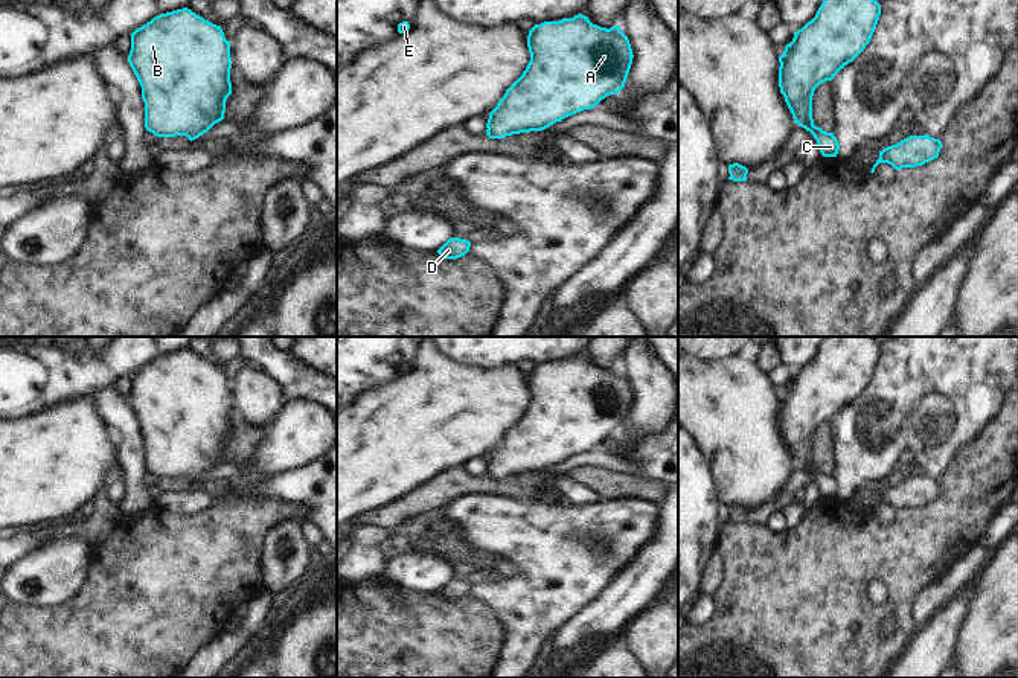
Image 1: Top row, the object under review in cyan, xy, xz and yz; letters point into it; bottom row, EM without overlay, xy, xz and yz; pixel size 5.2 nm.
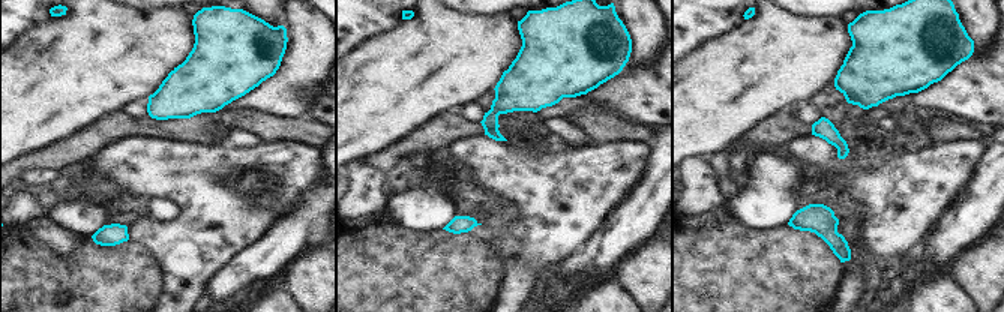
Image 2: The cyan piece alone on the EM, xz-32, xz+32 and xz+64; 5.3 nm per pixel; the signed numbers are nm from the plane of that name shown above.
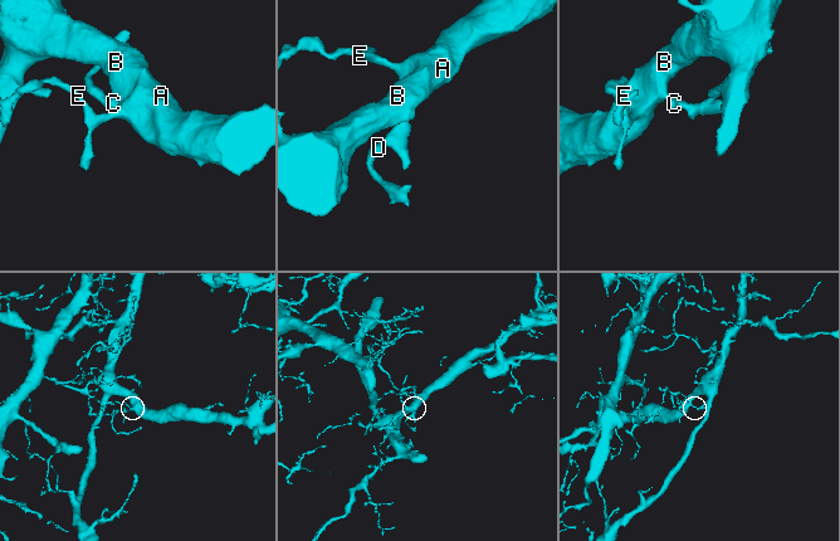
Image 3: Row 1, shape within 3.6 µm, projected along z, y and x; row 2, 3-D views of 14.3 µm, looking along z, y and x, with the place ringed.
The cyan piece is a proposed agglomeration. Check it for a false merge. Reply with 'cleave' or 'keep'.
keep

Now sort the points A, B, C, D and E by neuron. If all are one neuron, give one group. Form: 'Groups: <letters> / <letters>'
Groups: A B C D E.

